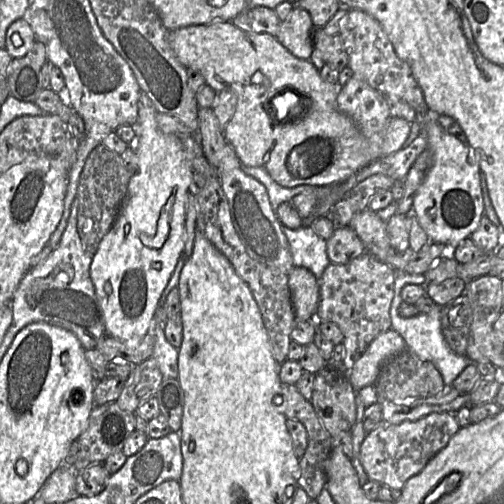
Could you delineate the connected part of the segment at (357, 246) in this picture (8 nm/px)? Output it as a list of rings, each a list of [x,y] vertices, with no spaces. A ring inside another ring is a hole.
[[[351,226],[336,227],[327,240],[327,254],[334,264],[345,264],[365,254],[366,247]]]

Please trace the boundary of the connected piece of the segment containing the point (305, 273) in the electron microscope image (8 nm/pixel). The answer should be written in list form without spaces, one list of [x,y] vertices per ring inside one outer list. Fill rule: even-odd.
[[[294,266],[289,273],[288,284],[296,317],[301,320],[316,319],[320,288],[315,274],[305,267]]]

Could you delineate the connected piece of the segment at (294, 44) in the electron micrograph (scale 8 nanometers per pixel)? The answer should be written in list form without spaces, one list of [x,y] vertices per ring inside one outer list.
[[[294,7],[286,20],[280,23],[277,40],[295,57],[309,60],[313,46],[315,26],[306,10]]]

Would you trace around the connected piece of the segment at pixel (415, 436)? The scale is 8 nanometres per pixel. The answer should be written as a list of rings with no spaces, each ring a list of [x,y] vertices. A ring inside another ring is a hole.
[[[433,412],[423,418],[399,424],[382,421],[362,441],[360,460],[369,480],[401,490],[408,479],[419,473],[459,429],[456,415],[451,412]]]

